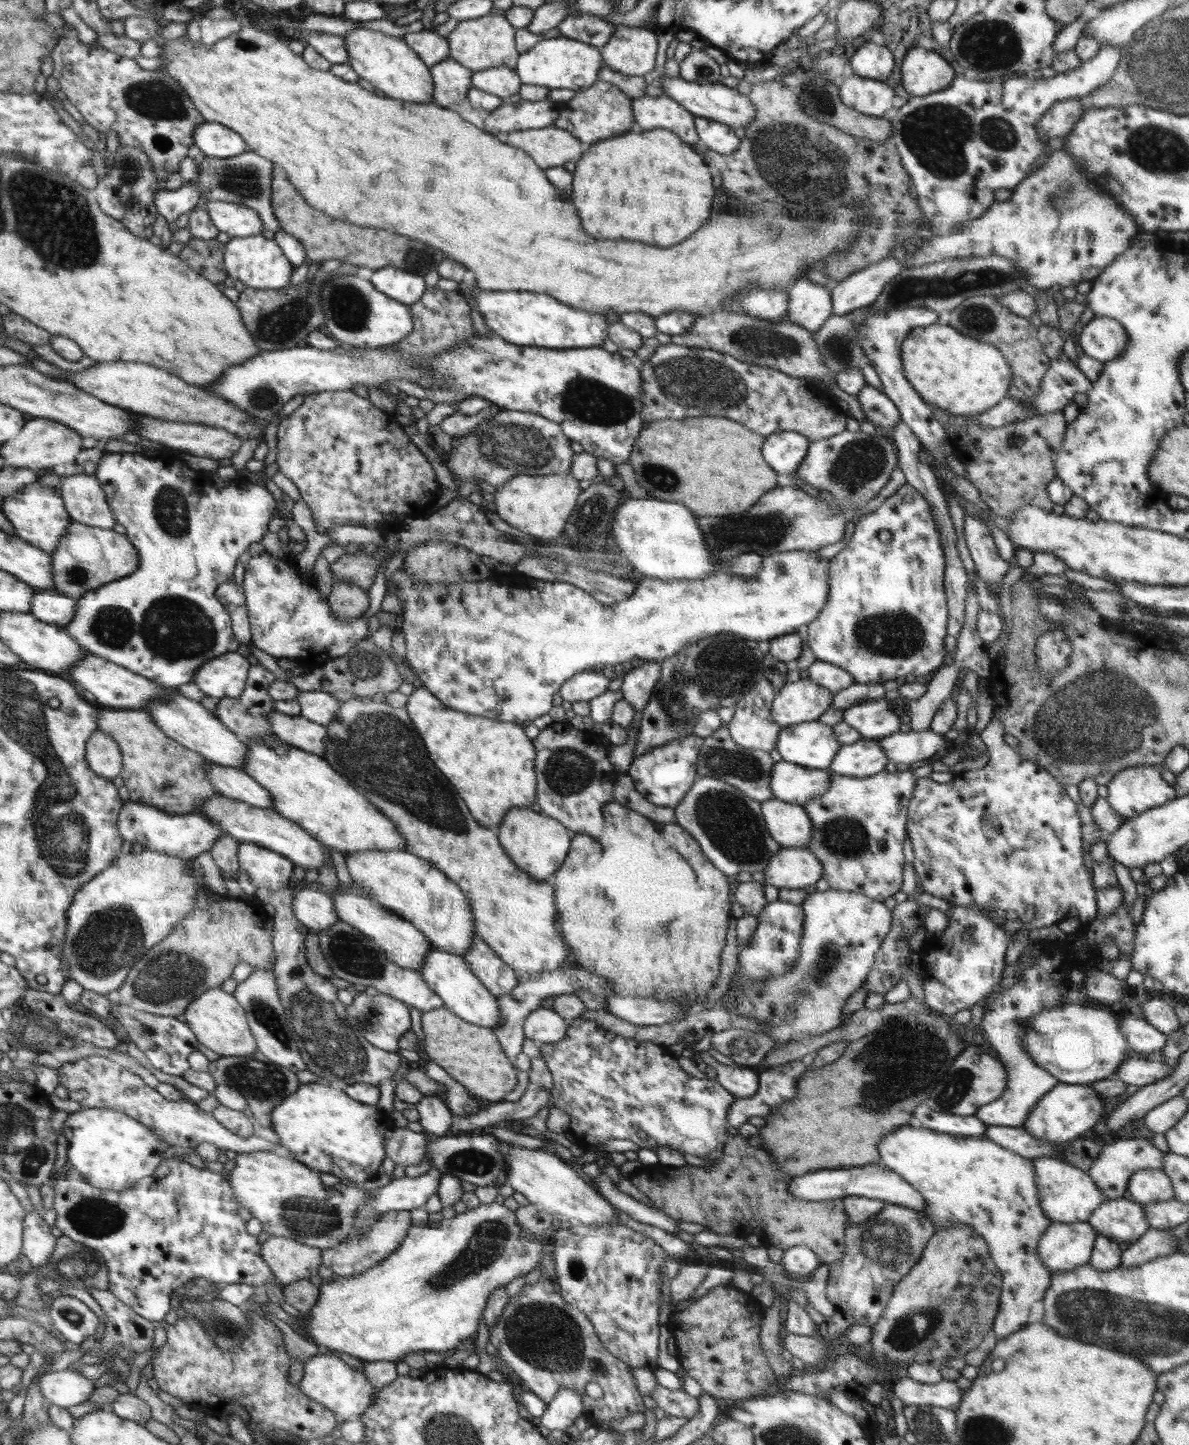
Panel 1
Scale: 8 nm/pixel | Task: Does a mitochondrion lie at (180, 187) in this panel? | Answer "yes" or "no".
no

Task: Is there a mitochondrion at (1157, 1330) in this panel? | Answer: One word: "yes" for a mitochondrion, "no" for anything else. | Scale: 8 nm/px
yes

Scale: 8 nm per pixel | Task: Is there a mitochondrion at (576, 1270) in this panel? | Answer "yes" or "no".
yes

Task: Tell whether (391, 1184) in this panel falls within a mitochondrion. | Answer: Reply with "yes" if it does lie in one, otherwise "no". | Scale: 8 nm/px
no

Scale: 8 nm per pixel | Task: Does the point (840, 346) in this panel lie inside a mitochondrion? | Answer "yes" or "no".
yes

